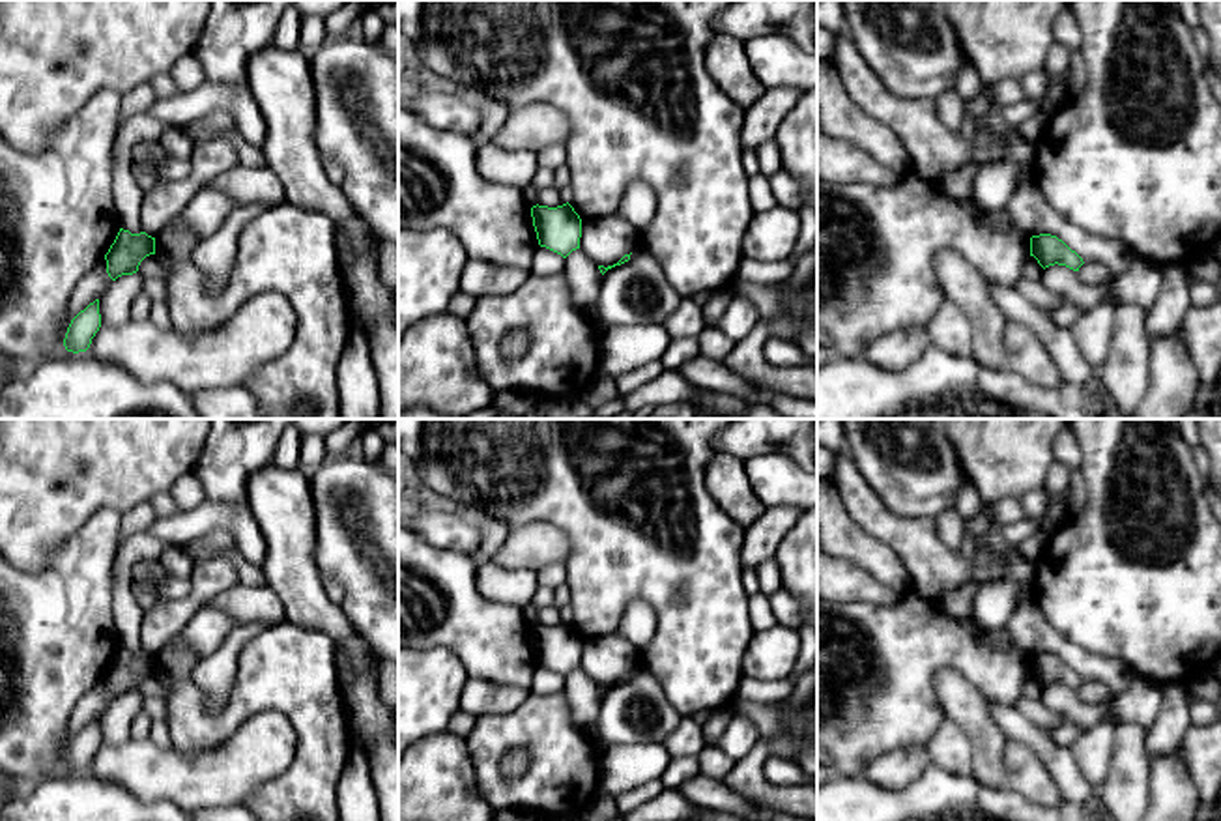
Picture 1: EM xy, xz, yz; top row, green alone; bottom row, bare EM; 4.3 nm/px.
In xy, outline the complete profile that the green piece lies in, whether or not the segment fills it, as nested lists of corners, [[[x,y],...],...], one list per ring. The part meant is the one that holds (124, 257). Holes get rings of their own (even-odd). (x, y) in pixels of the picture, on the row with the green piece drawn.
[[[120,228],[114,243],[105,254],[107,273],[112,281],[122,275],[133,275],[138,271],[140,262],[155,254],[155,238],[146,232],[131,234],[129,230]]]

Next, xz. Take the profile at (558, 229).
[[[567,202],[557,208],[533,206],[533,226],[540,247],[546,247],[563,258],[580,249],[582,219]]]

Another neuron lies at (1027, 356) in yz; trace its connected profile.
[[[1008,320],[1004,346],[1008,370],[1034,385],[1060,389],[1066,393],[1066,383],[1056,363],[1051,359],[1041,338],[1030,327],[1019,324],[1017,320]]]

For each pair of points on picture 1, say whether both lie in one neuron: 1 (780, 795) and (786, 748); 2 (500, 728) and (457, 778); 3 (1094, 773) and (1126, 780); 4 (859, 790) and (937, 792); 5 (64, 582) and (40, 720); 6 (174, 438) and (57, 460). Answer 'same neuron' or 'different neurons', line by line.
1: different neurons
2: different neurons
3: different neurons
4: same neuron
5: same neuron
6: same neuron

